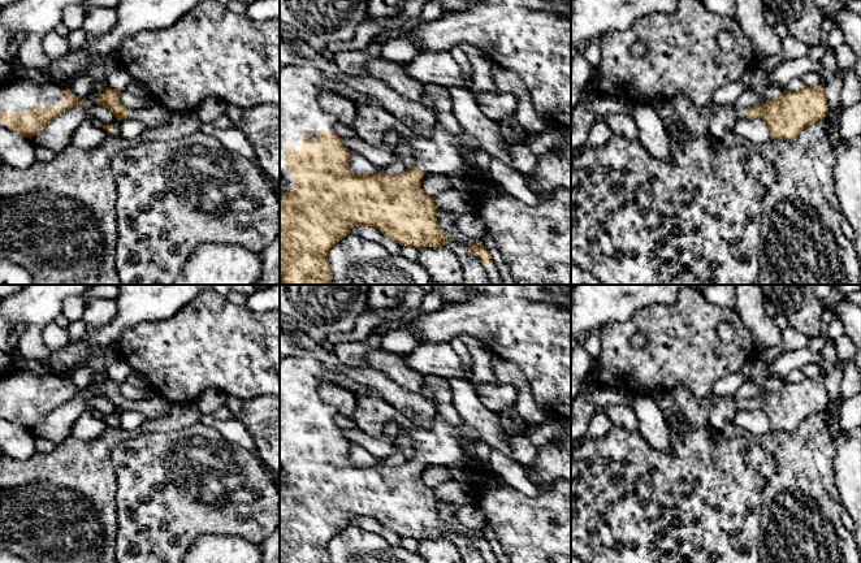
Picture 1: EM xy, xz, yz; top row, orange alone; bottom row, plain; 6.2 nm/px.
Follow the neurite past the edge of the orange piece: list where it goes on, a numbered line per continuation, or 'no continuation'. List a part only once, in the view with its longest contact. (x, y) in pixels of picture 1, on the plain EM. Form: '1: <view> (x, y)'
1: xz (299, 372)
2: xz (440, 445)

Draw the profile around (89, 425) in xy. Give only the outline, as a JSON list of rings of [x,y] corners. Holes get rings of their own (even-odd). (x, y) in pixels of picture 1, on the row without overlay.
[[[87,410],[75,421],[72,429],[72,437],[92,439],[96,438],[107,428],[108,423],[104,419],[101,419],[96,412]]]

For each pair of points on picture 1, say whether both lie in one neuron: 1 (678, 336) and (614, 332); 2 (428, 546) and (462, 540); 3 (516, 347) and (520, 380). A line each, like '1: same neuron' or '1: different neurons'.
1: same neuron
2: different neurons
3: different neurons

